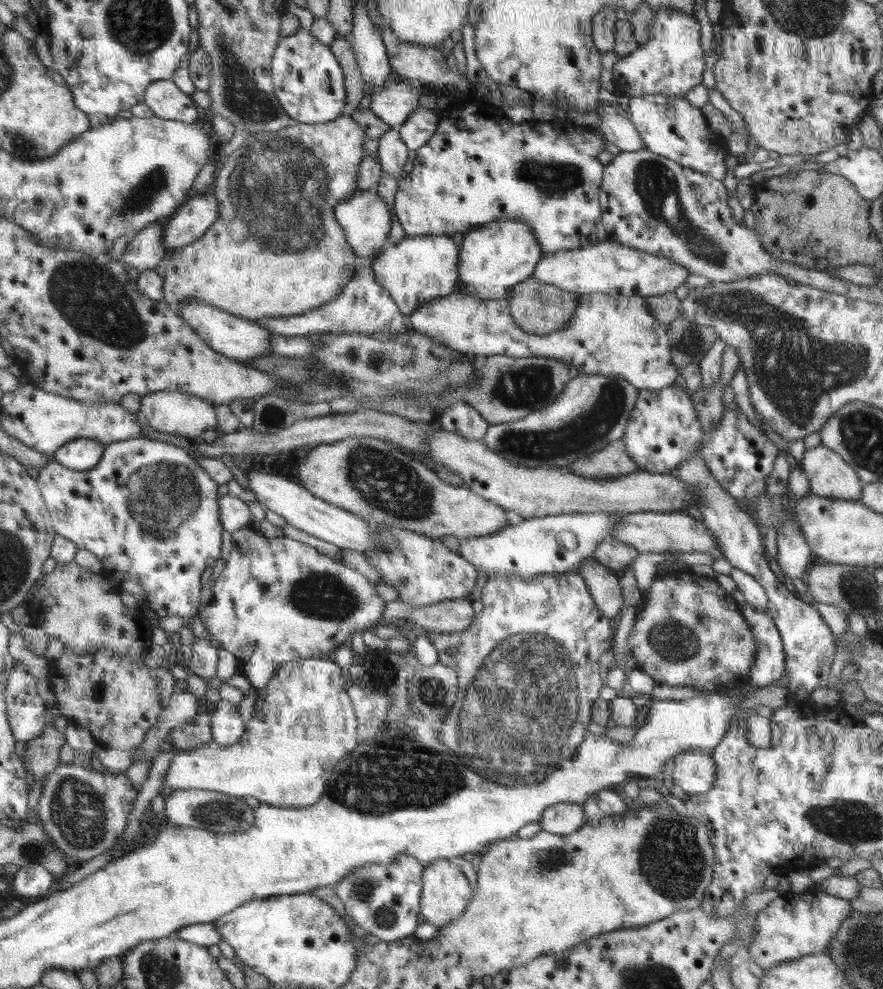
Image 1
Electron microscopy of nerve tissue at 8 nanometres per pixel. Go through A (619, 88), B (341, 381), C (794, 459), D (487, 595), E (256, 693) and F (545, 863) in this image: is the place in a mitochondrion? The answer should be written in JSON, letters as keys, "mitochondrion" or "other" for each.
{"A":"other","B":"other","C":"other","D":"other","E":"other","F":"mitochondrion"}

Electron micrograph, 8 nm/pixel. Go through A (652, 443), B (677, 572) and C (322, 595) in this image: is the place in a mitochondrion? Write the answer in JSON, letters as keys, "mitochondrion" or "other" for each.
{"A":"other","B":"other","C":"mitochondrion"}

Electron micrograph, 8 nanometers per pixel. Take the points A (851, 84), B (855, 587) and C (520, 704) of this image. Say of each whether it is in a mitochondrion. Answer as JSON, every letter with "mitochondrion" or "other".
{"A":"other","B":"mitochondrion","C":"mitochondrion"}

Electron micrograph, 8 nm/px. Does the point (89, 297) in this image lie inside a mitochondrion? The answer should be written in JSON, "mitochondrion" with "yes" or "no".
{"mitochondrion":"yes"}

